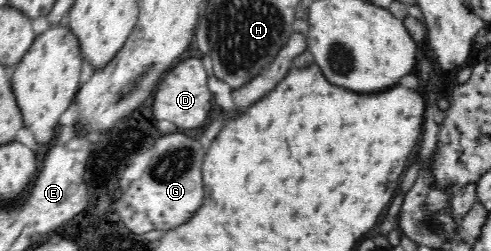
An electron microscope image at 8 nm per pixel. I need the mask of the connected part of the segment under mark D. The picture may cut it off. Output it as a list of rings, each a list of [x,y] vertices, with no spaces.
[[[189,58],[181,64],[177,64],[165,80],[161,80],[157,92],[155,92],[155,102],[153,102],[153,116],[157,120],[169,120],[179,128],[197,128],[205,124],[209,112],[211,112],[211,92],[207,88],[207,72],[201,60]]]

